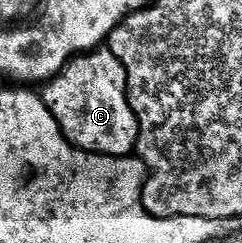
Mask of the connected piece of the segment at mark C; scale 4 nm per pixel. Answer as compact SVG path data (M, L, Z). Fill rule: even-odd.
M102 47L69 61L45 89L42 102L52 111L60 131L78 149L109 157L128 157L138 149L138 120L126 92L126 72L109 48Z

